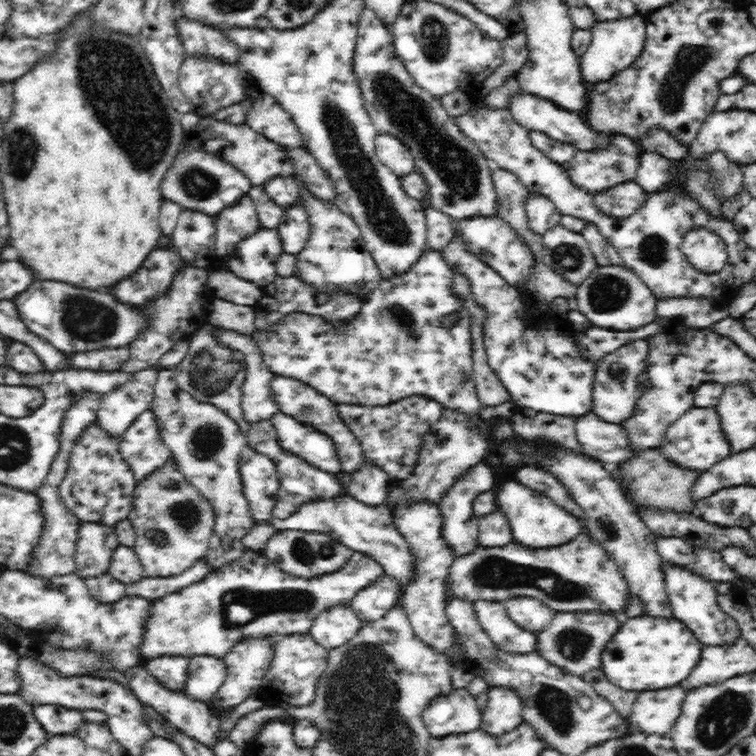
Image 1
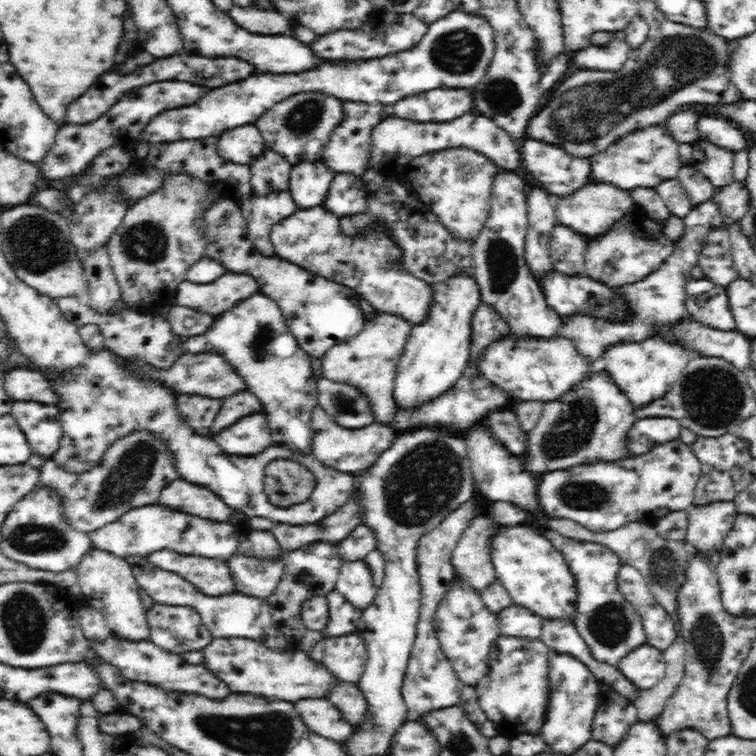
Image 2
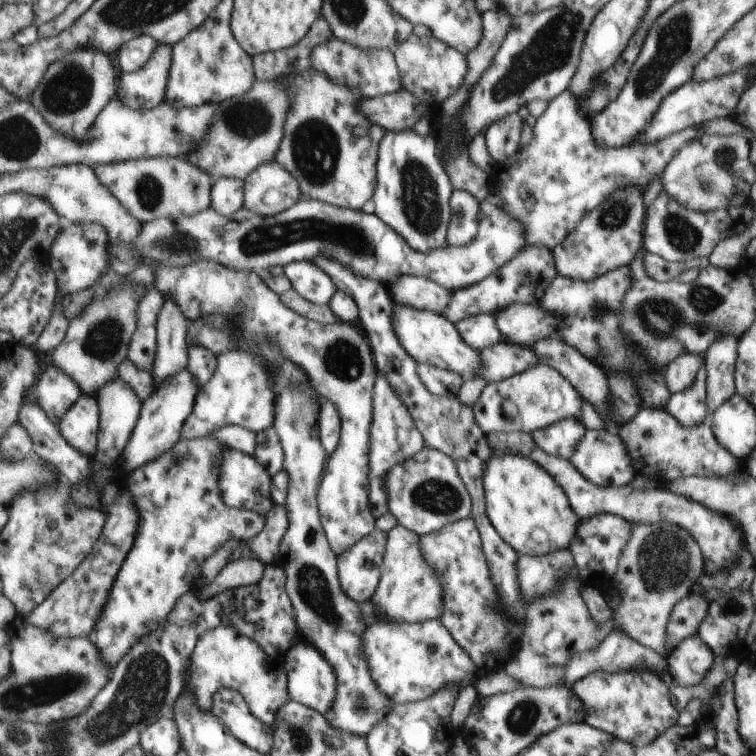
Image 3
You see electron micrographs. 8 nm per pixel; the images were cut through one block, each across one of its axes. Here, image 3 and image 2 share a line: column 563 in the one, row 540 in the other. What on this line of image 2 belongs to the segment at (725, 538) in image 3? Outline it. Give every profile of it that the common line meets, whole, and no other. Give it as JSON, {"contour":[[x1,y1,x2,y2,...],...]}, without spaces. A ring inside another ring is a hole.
{"contour":[[487,514,477,515,452,552,455,574,476,591,488,587,497,578,490,552,491,541,499,528]]}

